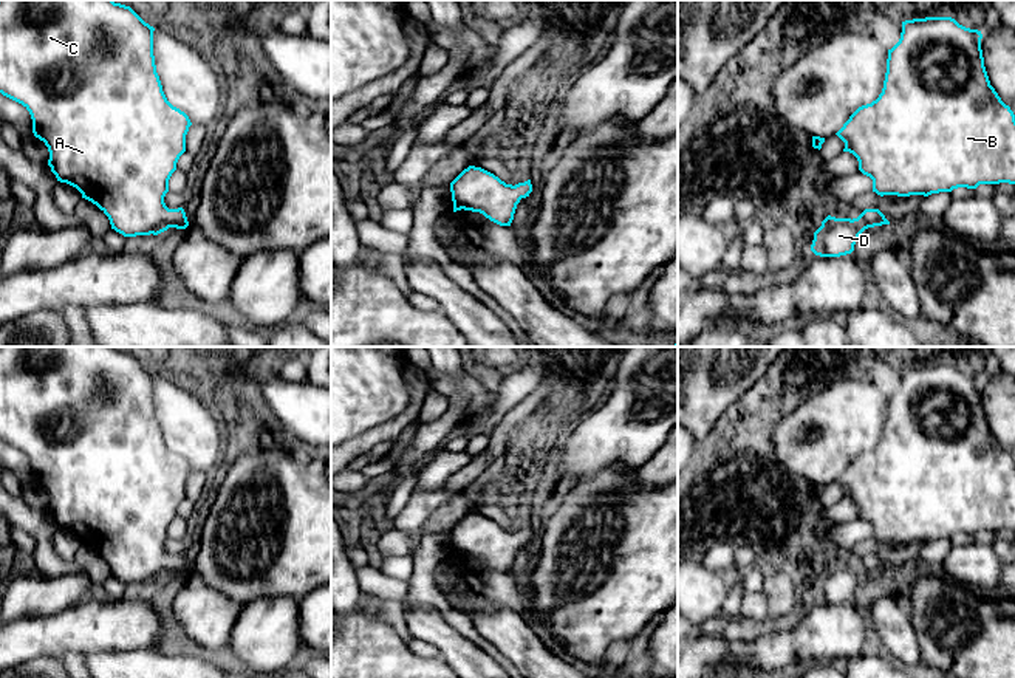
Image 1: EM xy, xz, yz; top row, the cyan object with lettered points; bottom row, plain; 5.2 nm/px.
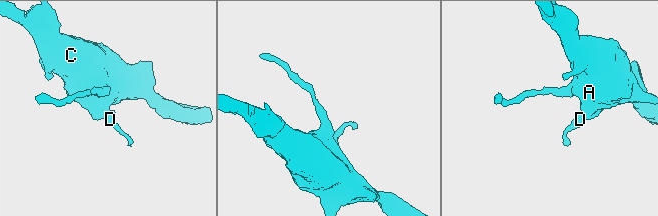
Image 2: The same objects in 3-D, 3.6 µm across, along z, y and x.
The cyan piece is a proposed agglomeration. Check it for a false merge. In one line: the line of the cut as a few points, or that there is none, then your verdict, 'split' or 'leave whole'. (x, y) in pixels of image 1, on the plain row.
no cut | leave whole

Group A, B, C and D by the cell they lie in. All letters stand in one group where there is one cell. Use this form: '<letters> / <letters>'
A B C D

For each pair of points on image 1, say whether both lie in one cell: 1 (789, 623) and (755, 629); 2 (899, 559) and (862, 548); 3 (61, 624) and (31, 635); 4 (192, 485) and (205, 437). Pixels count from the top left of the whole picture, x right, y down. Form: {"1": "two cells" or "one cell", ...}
{"1": "one cell", "2": "one cell", "3": "one cell", "4": "two cells"}

